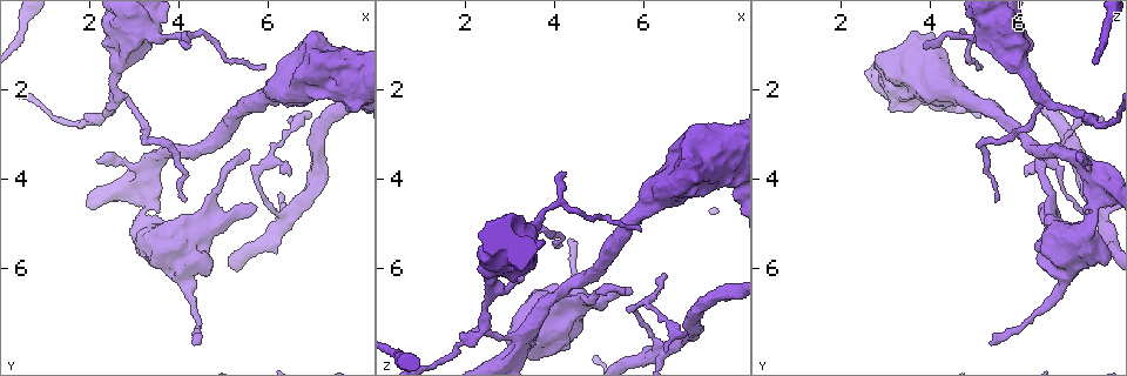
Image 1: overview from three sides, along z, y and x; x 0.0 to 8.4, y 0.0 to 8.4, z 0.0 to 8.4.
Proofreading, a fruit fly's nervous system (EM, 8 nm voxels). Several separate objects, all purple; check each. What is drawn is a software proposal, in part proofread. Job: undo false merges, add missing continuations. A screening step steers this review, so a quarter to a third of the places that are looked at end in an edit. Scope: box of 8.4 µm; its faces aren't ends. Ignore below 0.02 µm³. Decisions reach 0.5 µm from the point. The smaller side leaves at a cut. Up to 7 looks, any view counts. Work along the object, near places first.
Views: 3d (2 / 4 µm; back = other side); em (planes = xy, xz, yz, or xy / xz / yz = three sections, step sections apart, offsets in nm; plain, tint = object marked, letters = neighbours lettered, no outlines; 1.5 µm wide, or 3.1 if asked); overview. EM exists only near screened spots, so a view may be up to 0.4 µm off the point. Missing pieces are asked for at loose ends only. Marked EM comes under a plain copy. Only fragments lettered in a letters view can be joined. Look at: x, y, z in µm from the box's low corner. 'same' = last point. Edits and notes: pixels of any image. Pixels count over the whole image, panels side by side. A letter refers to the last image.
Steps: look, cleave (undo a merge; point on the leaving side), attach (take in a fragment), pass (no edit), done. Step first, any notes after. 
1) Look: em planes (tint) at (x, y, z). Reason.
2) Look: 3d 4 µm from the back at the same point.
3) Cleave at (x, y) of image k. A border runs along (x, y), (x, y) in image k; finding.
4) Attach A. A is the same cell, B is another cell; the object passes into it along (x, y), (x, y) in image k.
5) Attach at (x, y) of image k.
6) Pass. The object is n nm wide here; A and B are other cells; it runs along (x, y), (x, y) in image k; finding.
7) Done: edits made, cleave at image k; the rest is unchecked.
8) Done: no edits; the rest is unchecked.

Look: em planes (letters) at (3.80, 0.85, 4.65). A narrow waist.

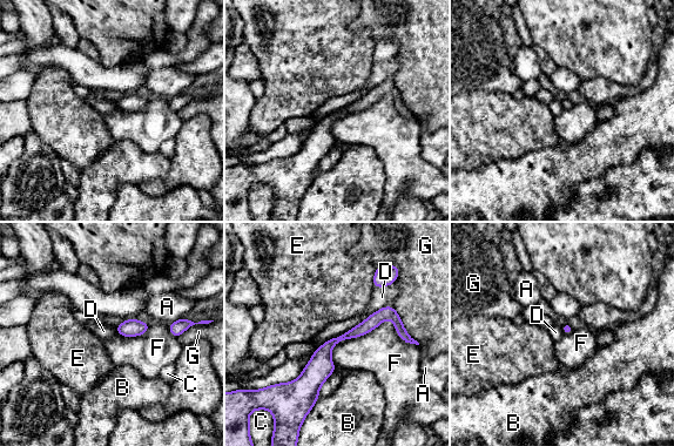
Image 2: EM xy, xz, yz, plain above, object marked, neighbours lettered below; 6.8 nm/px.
Pass. A, B, C, D, E, F and G are other cells; a border runs along (392, 305), (373, 311), (324, 343) in image 2; one neuron here.

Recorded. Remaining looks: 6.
Look: 3d 4 µm at (3.15, 5.05, 7.45). Calibre changes.

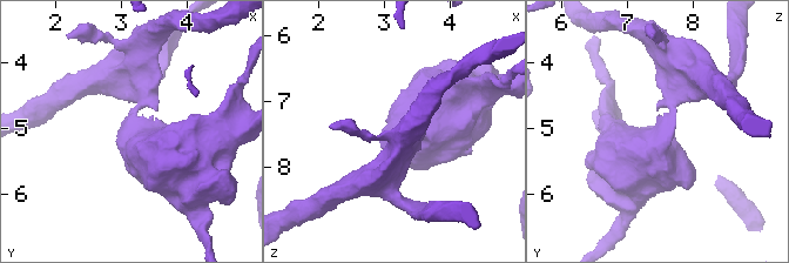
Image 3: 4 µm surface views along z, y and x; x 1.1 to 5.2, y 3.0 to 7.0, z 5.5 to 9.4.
Look: em yz step 4 (tint) at (3.20, 5.05, 7.45).

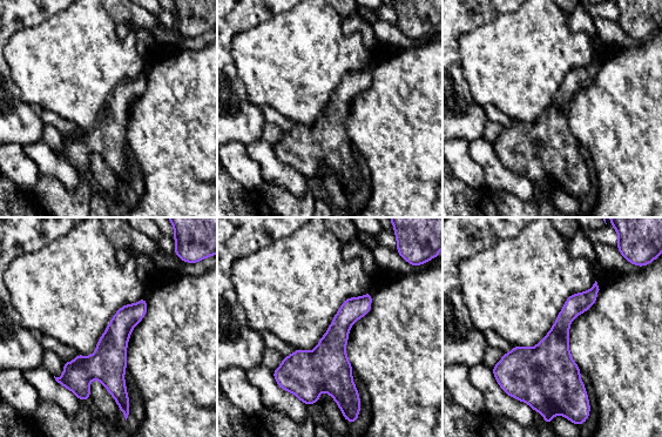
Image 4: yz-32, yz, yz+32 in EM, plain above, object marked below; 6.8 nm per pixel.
Look: em planes (letters) at the same point.

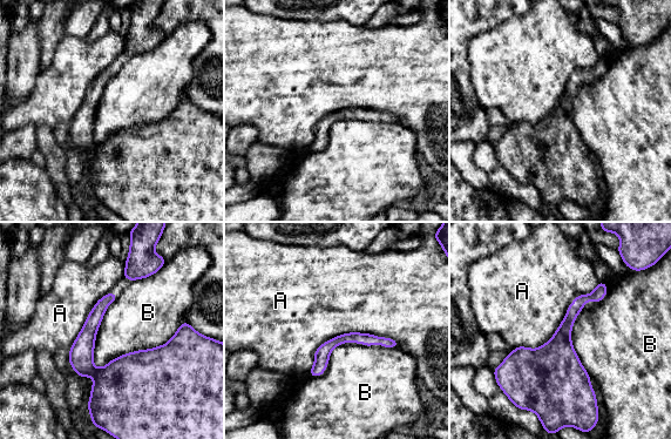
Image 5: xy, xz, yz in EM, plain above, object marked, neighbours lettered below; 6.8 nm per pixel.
Pass. The object is 70 nm wide here; A and B are other cells; a border runs along (400, 345), (343, 332), (306, 372) in image 5; continuous, no second neuron.

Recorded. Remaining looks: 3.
Look: em planes (letters) at (5.75, 4.65, 6.50). An open end.

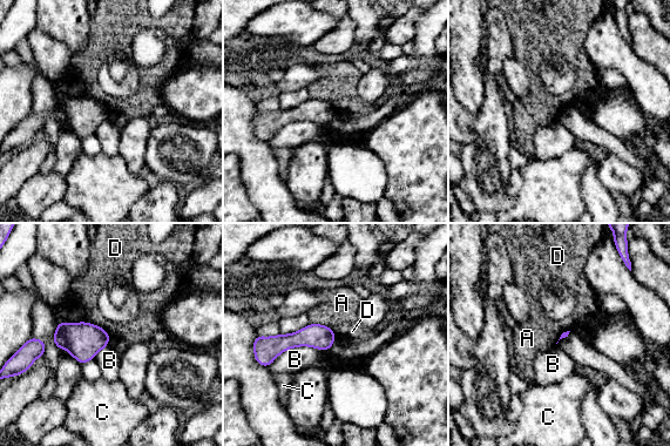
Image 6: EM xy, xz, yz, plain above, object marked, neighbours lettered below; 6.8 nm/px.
Pass. A, B, C and D are other cells; it runs along (332, 337), (265, 342) in image 6; no lettered fragment goes on from it.

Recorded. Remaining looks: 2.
Done: no edits; the rest is unchecked.

